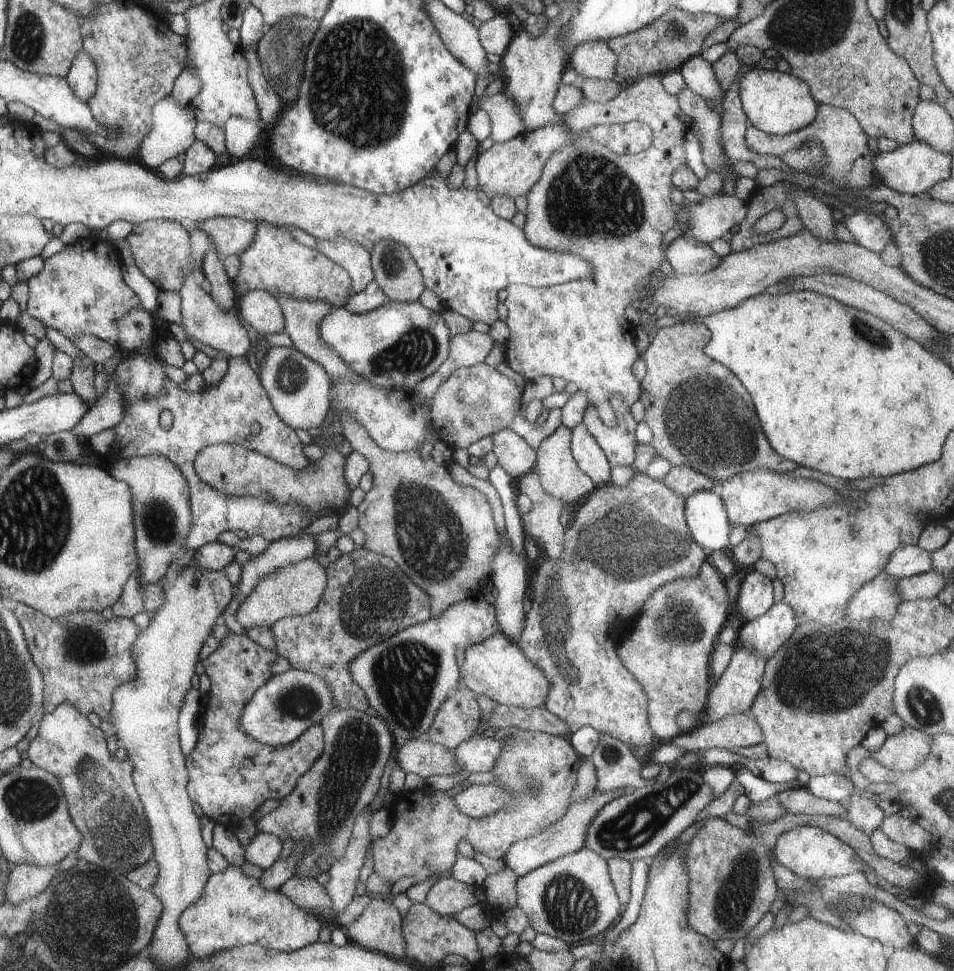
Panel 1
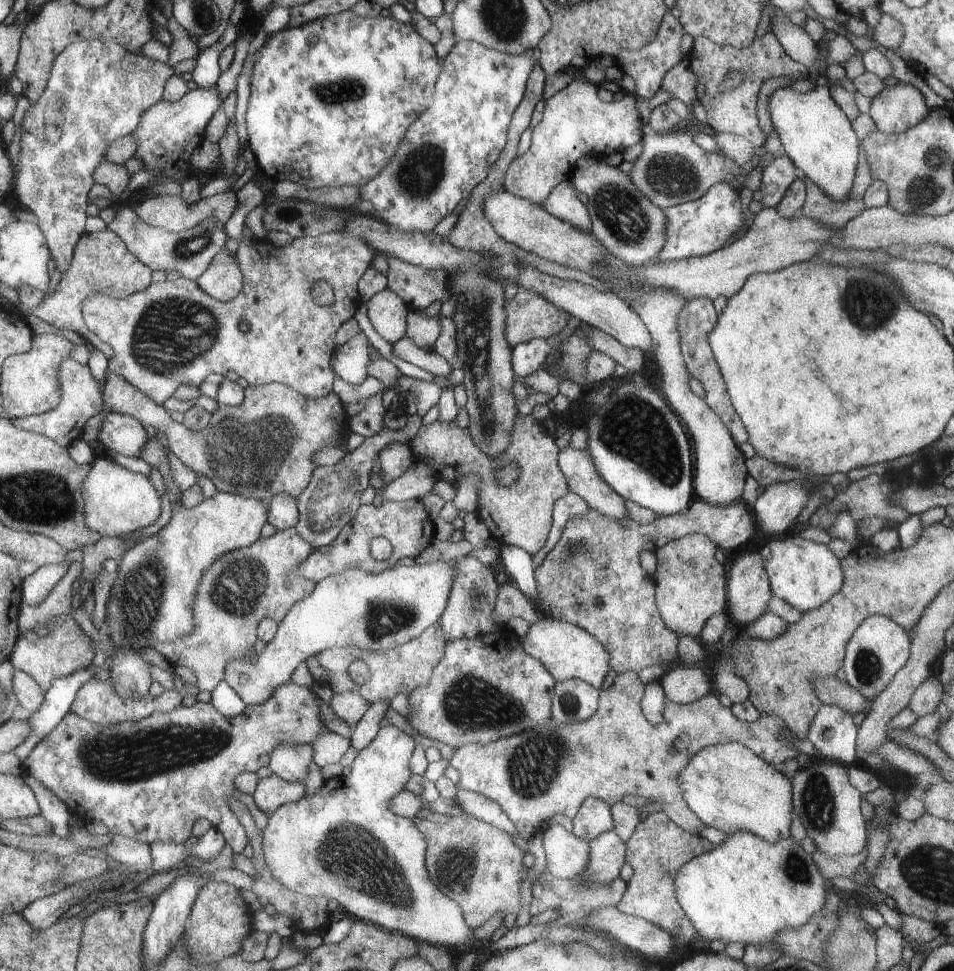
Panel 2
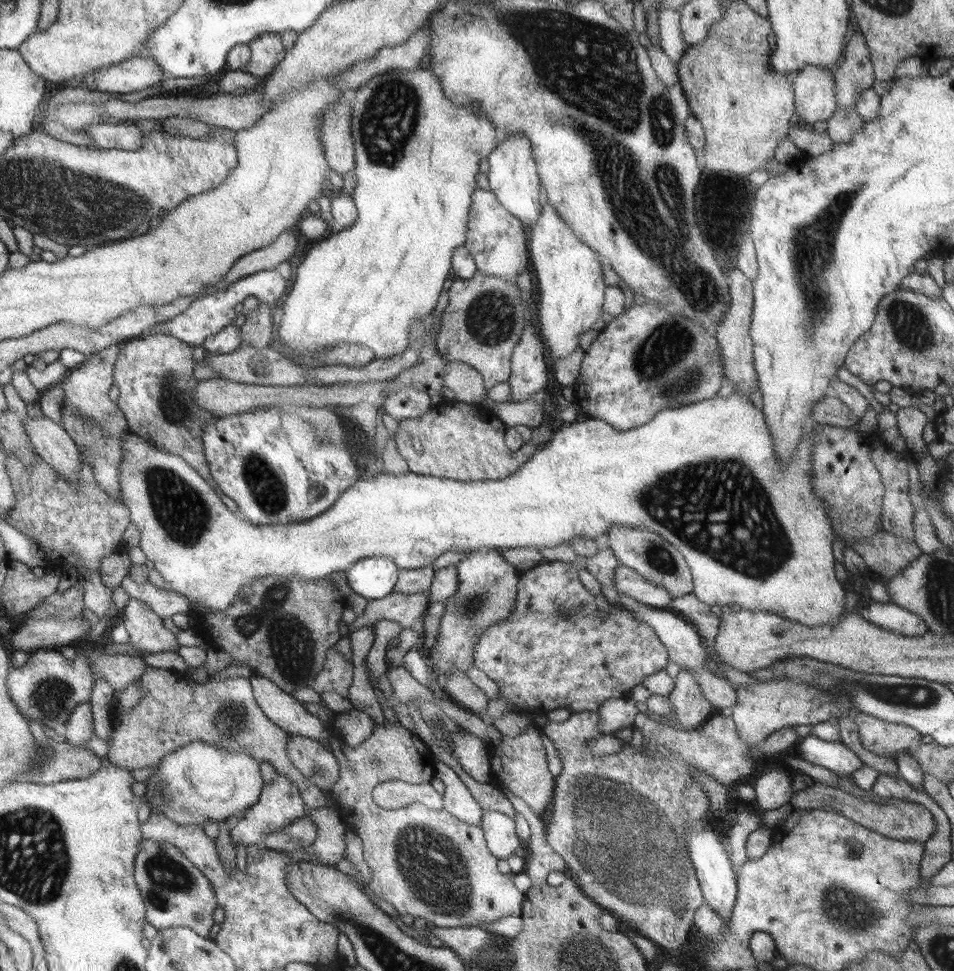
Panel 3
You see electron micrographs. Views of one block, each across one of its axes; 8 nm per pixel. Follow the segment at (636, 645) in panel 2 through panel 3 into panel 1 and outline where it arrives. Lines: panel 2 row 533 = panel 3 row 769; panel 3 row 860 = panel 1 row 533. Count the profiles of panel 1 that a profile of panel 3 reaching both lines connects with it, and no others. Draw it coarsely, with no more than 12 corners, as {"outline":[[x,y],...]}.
{"outline":[[639,472],[573,506],[517,644],[543,708],[631,750],[649,700],[615,650],[707,552]]}

